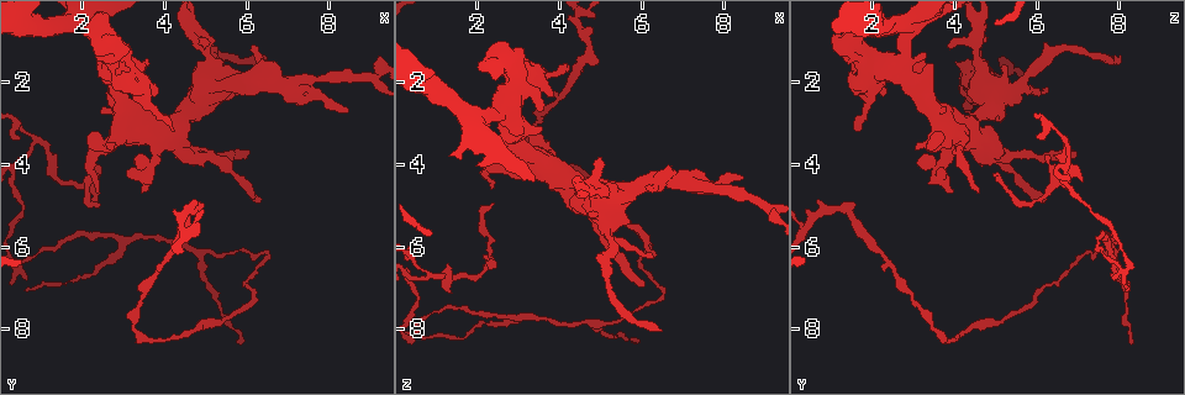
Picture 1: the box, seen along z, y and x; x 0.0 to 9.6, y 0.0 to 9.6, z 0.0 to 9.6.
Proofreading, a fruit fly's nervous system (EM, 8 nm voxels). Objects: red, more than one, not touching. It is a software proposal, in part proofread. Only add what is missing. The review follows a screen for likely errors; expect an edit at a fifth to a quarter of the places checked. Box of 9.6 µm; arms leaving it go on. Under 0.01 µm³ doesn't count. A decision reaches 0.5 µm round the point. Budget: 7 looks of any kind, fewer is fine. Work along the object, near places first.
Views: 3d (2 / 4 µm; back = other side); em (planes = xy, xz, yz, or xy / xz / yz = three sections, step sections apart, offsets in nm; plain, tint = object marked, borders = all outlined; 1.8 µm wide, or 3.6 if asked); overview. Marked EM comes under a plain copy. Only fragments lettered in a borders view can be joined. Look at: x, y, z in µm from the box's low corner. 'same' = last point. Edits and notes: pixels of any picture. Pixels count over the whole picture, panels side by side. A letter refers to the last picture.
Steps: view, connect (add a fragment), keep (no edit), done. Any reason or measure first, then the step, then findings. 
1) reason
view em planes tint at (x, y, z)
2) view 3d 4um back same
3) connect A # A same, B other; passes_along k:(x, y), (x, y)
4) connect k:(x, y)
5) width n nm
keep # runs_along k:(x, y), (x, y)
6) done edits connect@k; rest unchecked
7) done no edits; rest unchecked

view em xy step 8 borders at (6.05, 3.70, 7.00)

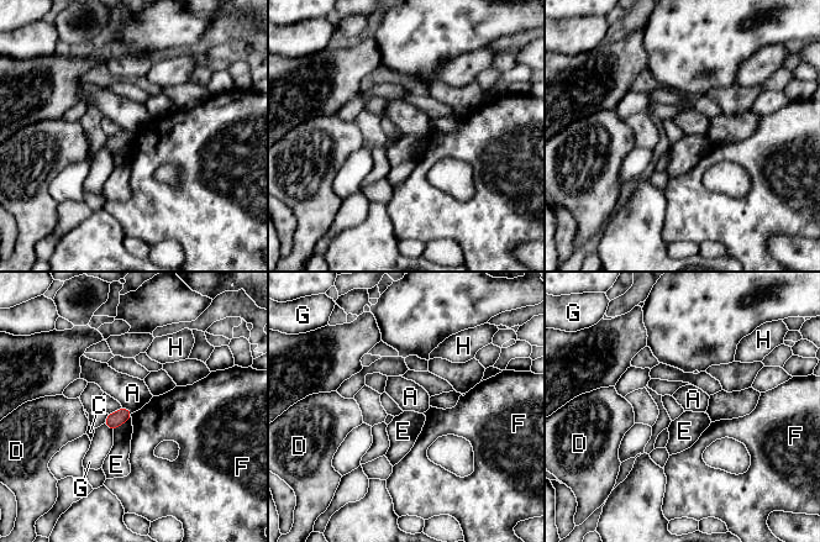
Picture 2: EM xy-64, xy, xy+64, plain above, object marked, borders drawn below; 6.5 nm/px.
keep # A other, C other, D other, E other, F other, G other, H other; border 2:(121, 405), (132, 412); no lettered fragment goes on from it

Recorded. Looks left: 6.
free end
view 3d 2um at (2.10, 3.80, 6.15)

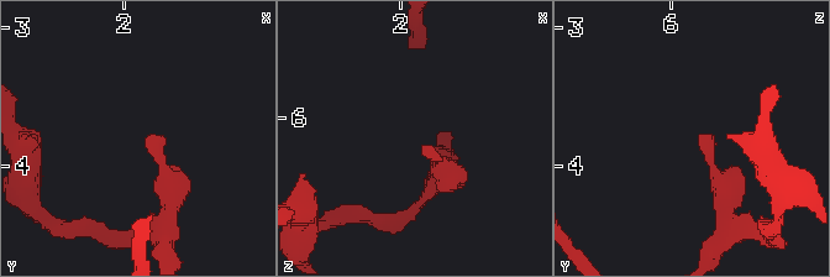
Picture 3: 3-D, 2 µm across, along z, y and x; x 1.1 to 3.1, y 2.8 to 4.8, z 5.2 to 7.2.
view em planes borders at (2.14, 3.80, 6.20)

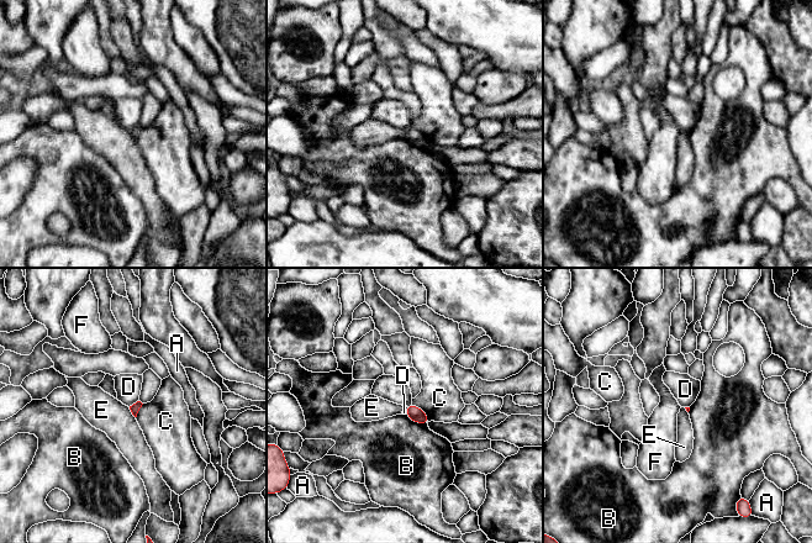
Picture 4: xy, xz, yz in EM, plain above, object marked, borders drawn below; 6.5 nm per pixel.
keep # A other, B other, C other, D other, E other, F other; border 4:(128, 407), (135, 417); none of them fits

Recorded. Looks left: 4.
four or more arms meet
view 3d 4um at (5.05, 2.15, 5.30)

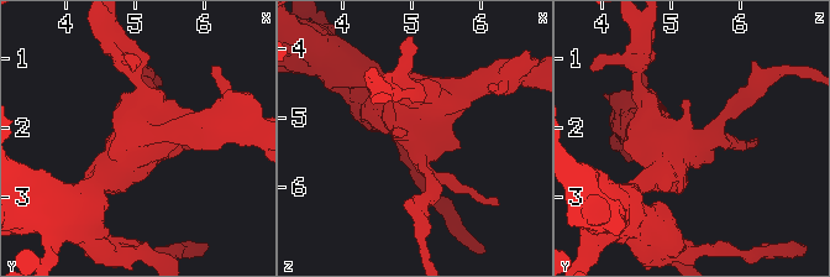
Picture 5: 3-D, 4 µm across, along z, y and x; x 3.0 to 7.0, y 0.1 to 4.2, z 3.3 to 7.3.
view em 3.6um yz step 4 tint at (5.00, 2.15, 5.25)

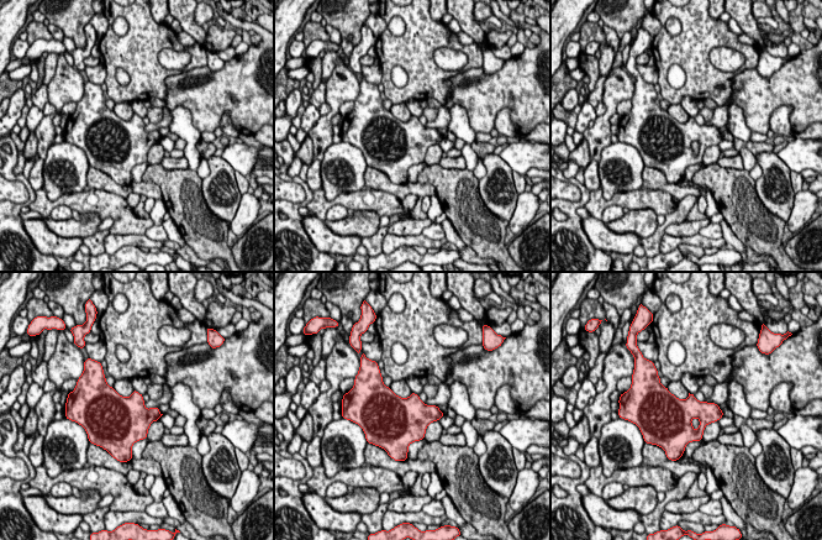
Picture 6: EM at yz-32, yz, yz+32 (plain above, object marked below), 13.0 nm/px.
view em 3.6um planes borders same

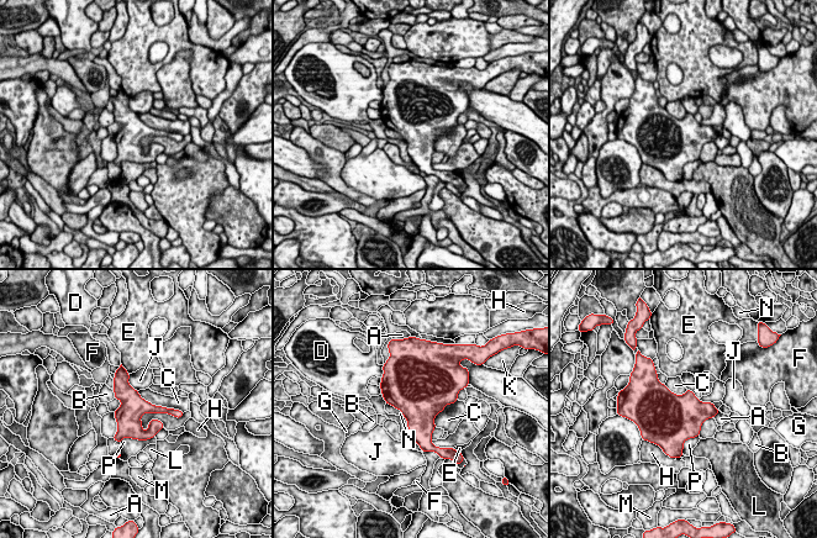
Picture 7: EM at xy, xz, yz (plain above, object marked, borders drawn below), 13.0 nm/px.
width 550 nm
keep # A other, B other, C other, D other, E other, F other, G other, H other, J other, K other, L other, M other, N other, P other; border 7:(386, 402), (396, 407), (402, 415); none of them fits

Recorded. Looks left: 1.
done no edits; rest unchecked

